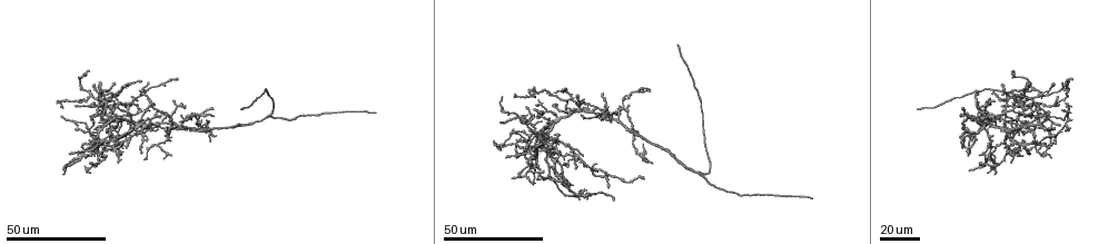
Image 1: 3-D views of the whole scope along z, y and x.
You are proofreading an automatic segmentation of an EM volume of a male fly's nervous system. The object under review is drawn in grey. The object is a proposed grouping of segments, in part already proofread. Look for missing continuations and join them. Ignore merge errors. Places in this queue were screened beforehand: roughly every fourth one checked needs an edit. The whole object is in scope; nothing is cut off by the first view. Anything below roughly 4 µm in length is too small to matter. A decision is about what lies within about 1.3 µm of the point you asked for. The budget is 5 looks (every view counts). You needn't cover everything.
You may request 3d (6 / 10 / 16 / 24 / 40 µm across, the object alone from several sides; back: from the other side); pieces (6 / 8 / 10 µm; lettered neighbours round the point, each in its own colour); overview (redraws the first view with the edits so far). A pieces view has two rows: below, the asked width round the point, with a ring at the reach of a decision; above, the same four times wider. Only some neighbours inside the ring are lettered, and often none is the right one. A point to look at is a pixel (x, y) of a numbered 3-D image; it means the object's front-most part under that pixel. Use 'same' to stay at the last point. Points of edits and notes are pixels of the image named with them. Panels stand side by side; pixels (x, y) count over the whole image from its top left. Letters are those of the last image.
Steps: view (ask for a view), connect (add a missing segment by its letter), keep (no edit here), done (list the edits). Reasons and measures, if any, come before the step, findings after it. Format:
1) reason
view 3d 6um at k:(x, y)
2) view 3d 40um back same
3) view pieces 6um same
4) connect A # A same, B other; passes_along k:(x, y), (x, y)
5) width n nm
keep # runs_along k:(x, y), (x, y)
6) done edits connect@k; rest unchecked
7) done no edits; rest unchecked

branch stops here
view 3d 24um at 1:(374, 111)

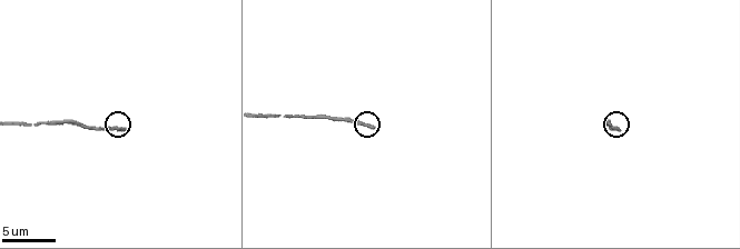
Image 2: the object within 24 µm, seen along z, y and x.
view pieces 8um at 2:(122, 129)

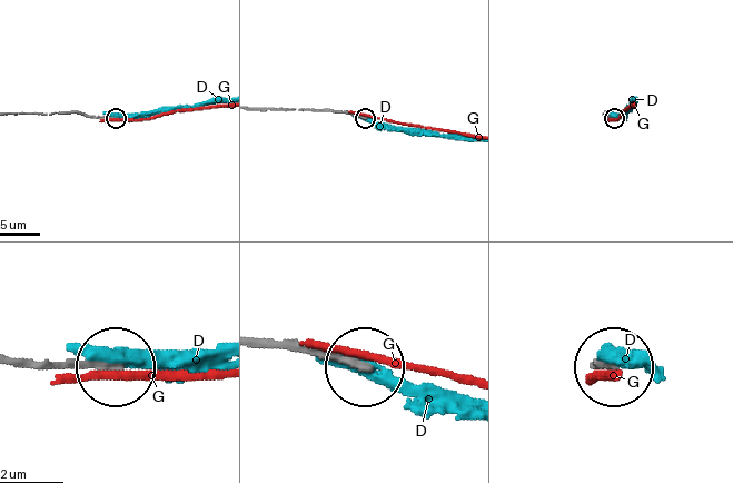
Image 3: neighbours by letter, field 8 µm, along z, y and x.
keep # D other, G other; runs_along 3:(10, 114), (81, 112), (115, 117); no lettered segment goes on from it

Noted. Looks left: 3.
an open end
view 3d 40um at 1:(676, 46)

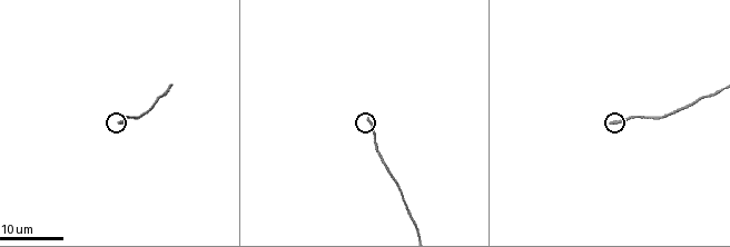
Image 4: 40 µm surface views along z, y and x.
see the neighbours
view pieces 10um at 4:(368, 116)

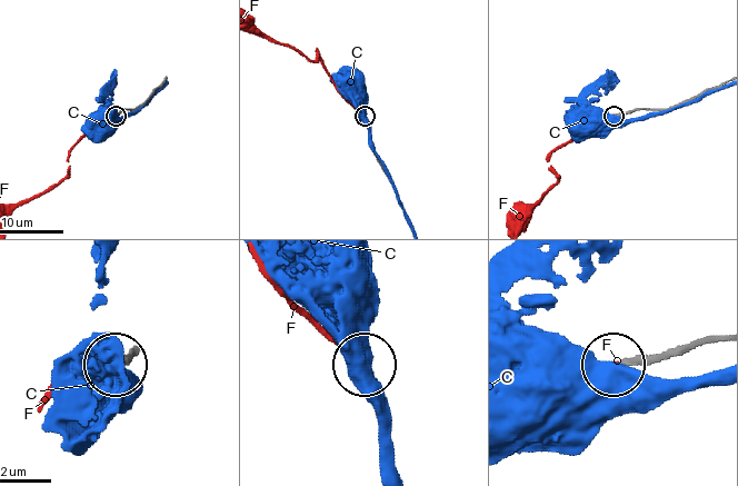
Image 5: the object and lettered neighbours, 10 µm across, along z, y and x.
width 210 nm
connect F # C other, F same; the cell continues

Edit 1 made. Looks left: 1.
done edits connect@5; rest unchecked

